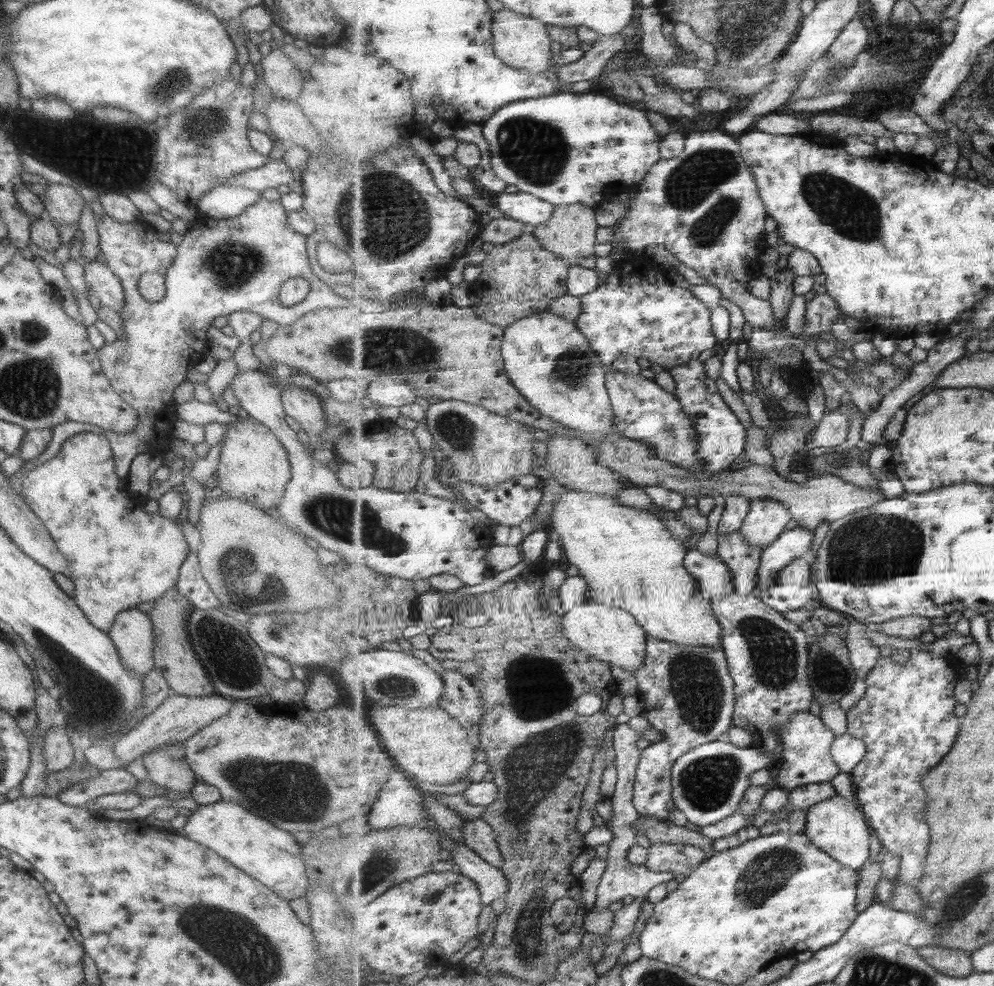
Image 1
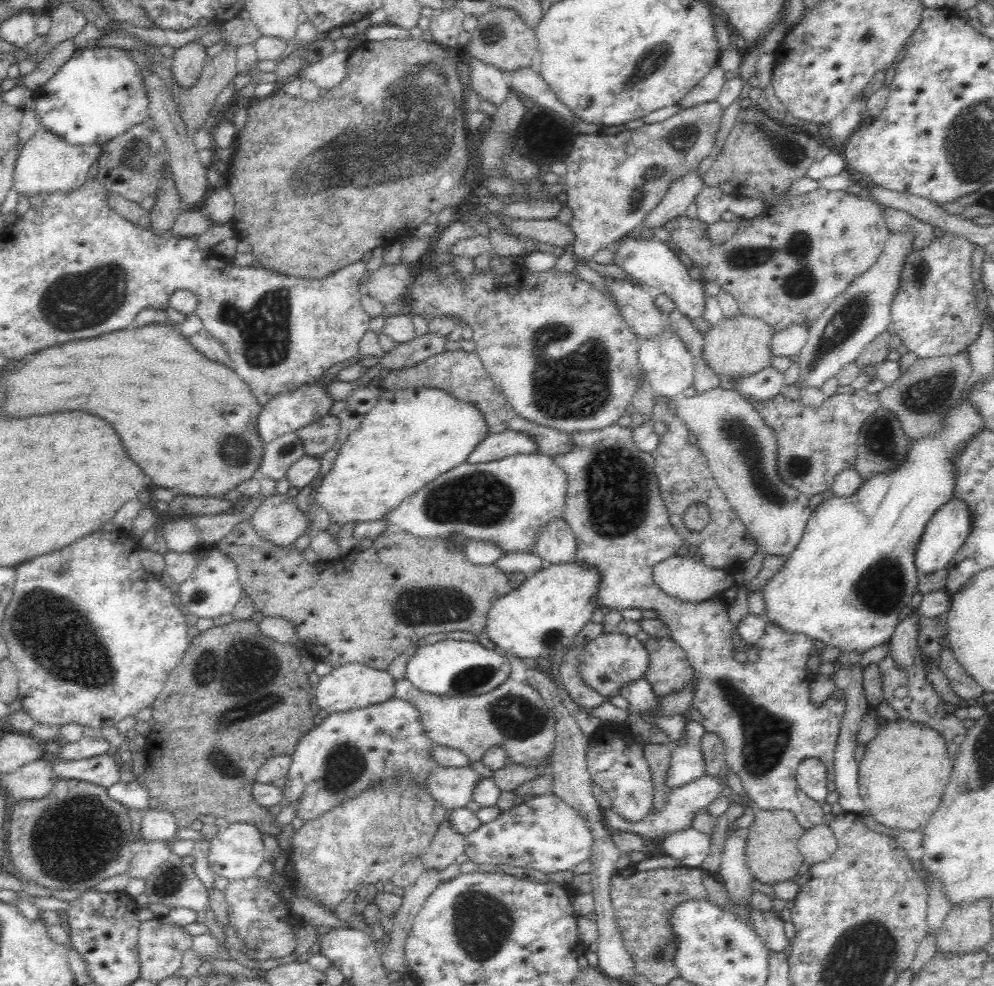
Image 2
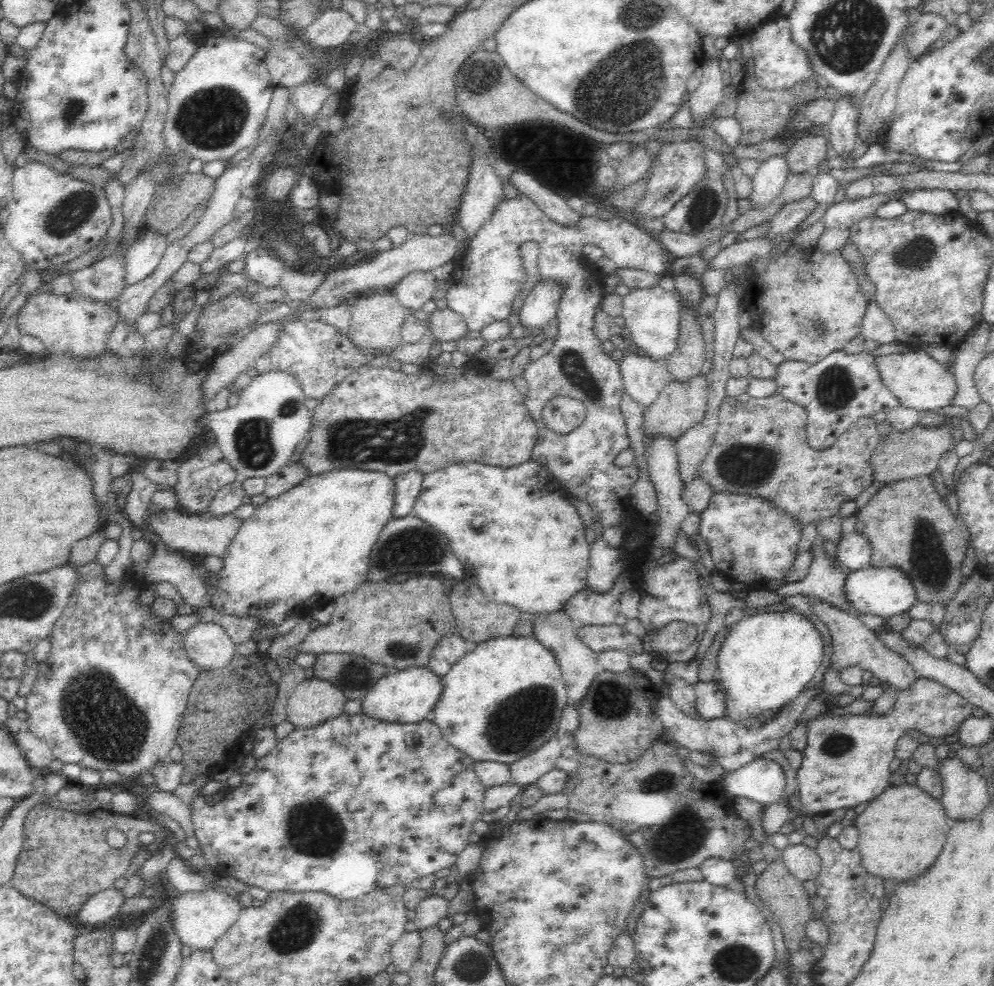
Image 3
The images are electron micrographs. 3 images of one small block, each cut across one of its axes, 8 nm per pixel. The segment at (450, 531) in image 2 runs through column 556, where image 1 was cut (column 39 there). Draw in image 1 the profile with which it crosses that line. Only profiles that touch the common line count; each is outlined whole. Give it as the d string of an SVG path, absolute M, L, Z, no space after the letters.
M86 430L70 436L53 458L34 466L19 483L21 498L45 525L55 546L68 562L74 582L73 600L87 620L105 633L118 612L133 609L139 602L152 601L175 586L179 565L188 553L179 519L145 513L142 507L148 498L127 495L126 479L116 477L112 456L111 447L103 435Z

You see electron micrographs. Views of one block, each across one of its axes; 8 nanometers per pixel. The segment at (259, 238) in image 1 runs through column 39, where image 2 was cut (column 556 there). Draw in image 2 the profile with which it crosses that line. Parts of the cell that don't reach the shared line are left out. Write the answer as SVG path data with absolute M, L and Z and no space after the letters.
M612 423L611 425L604 426L601 429L594 430L573 430L569 432L571 438L571 447L563 453L552 455L552 460L564 469L566 477L568 477L568 491L566 497L566 508L564 508L563 519L568 523L568 526L572 529L577 542L576 558L580 566L587 566L588 568L595 568L595 571L599 574L597 582L597 591L595 594L595 601L598 606L608 606L612 610L624 610L625 608L637 608L638 610L654 610L656 612L656 618L665 625L669 637L686 653L689 660L691 669L693 670L691 680L692 682L692 702L687 708L686 716L693 711L698 711L700 715L704 717L702 726L706 730L706 735L711 736L713 739L718 740L724 744L725 749L725 762L726 765L736 773L743 784L743 788L750 799L750 804L756 805L763 810L789 810L794 814L796 821L800 824L800 827L804 831L815 828L822 825L822 819L824 812L822 807L824 803L812 800L798 785L796 780L796 770L800 765L800 762L804 758L818 758L824 765L827 771L827 789L828 792L834 792L835 790L835 748L839 738L841 730L842 720L846 711L846 700L844 698L835 698L834 696L824 700L820 706L815 704L811 700L811 688L812 685L812 673L806 667L806 662L810 658L810 650L814 648L814 639L803 634L788 634L781 628L772 624L767 626L766 633L762 636L760 644L761 661L758 664L740 663L734 659L734 652L736 647L734 641L732 641L732 634L734 625L730 619L728 619L729 605L722 600L722 596L714 596L707 598L705 601L697 603L688 603L680 600L676 597L671 597L666 594L654 581L652 569L655 564L658 564L665 558L676 555L678 551L685 548L683 538L676 532L674 525L670 522L667 508L661 491L659 490L659 480L655 473L655 458L640 450L634 442L631 429L629 426L621 426L619 423Z

